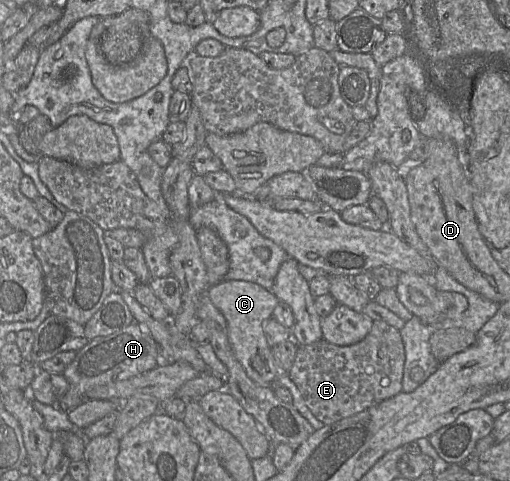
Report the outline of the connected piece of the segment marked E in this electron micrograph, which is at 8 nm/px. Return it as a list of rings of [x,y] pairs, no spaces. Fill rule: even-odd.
[[[373,321],[366,337],[358,343],[339,346],[321,339],[309,345],[298,345],[295,360],[289,372],[307,407],[324,424],[351,417],[363,410],[402,392],[405,347],[398,329],[384,321]]]

